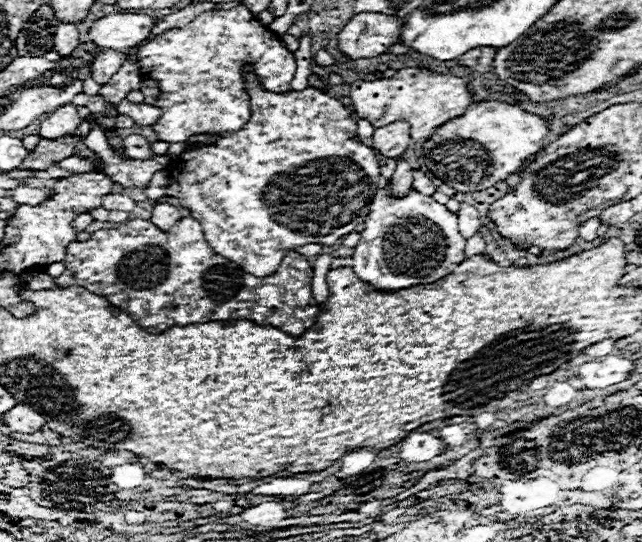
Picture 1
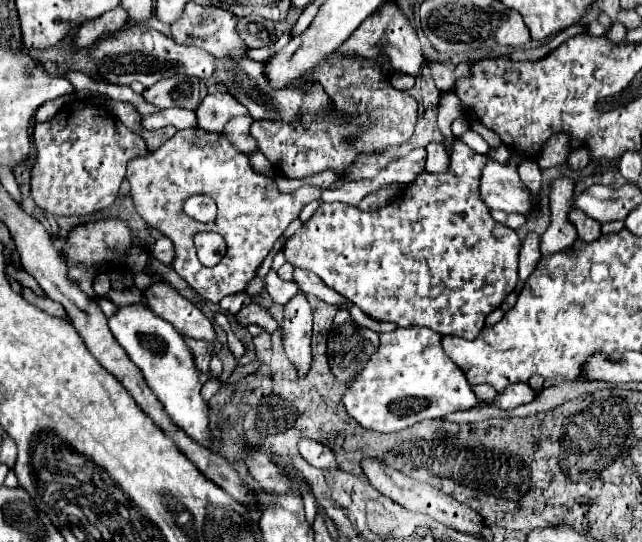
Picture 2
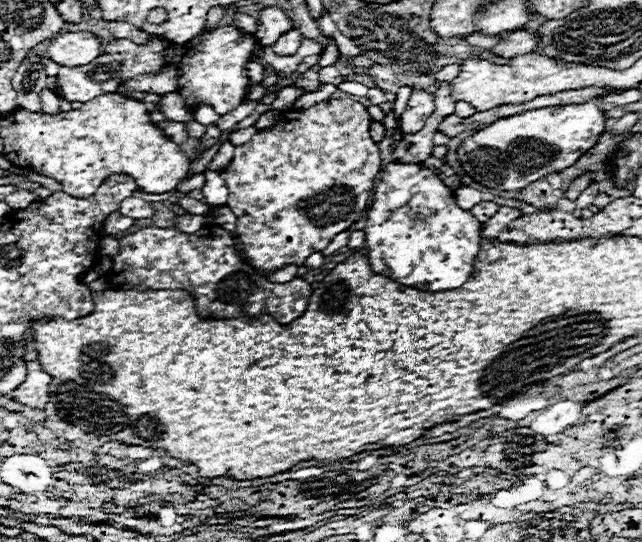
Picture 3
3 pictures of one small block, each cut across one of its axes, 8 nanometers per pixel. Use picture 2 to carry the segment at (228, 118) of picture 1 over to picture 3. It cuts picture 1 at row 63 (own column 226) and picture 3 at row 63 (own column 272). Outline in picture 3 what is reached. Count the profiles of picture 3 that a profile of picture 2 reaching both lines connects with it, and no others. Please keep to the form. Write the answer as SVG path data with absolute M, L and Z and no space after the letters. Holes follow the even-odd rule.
M220 26L210 32L202 32L198 38L184 46L184 56L180 62L182 76L178 78L178 92L188 106L196 108L200 104L214 106L218 114L234 110L246 100L248 94L248 76L244 64L250 62L250 56L256 50L256 38L232 26Z

